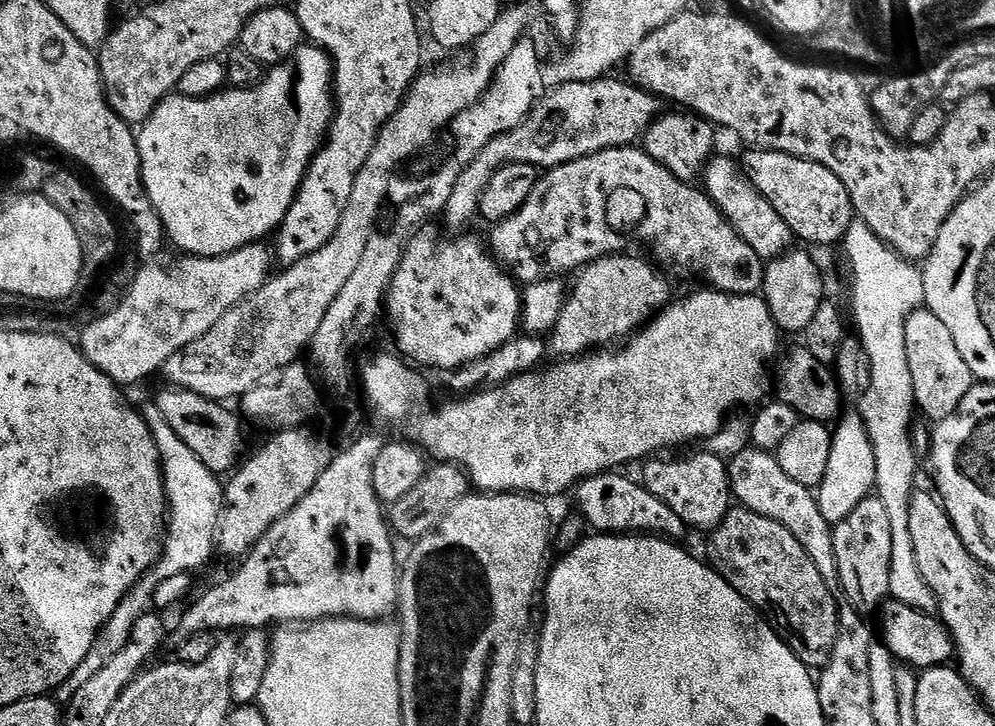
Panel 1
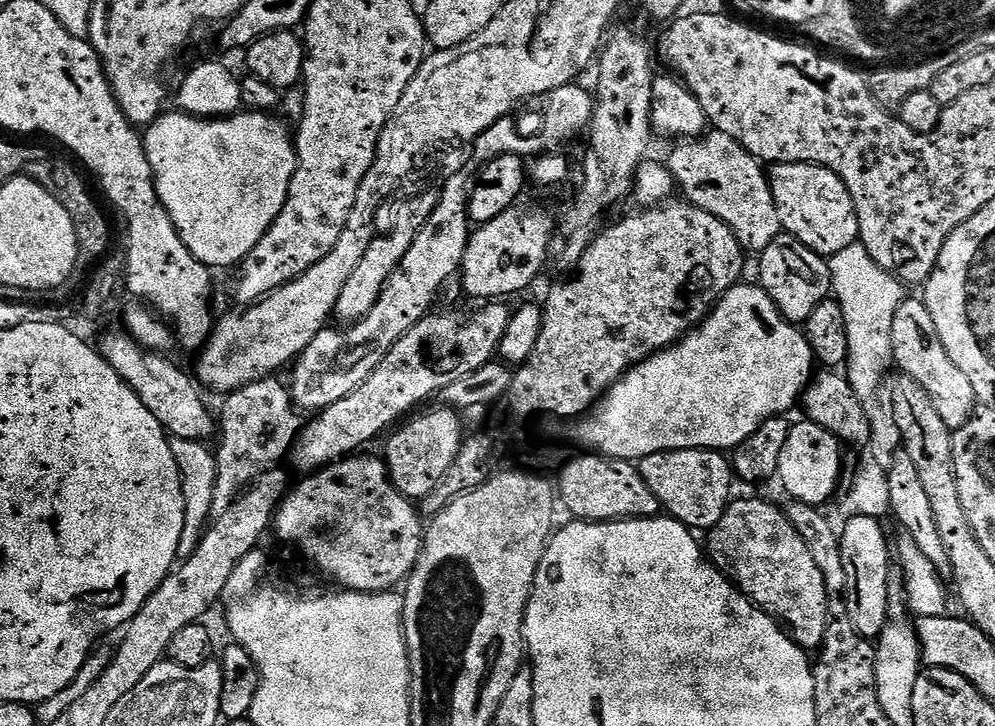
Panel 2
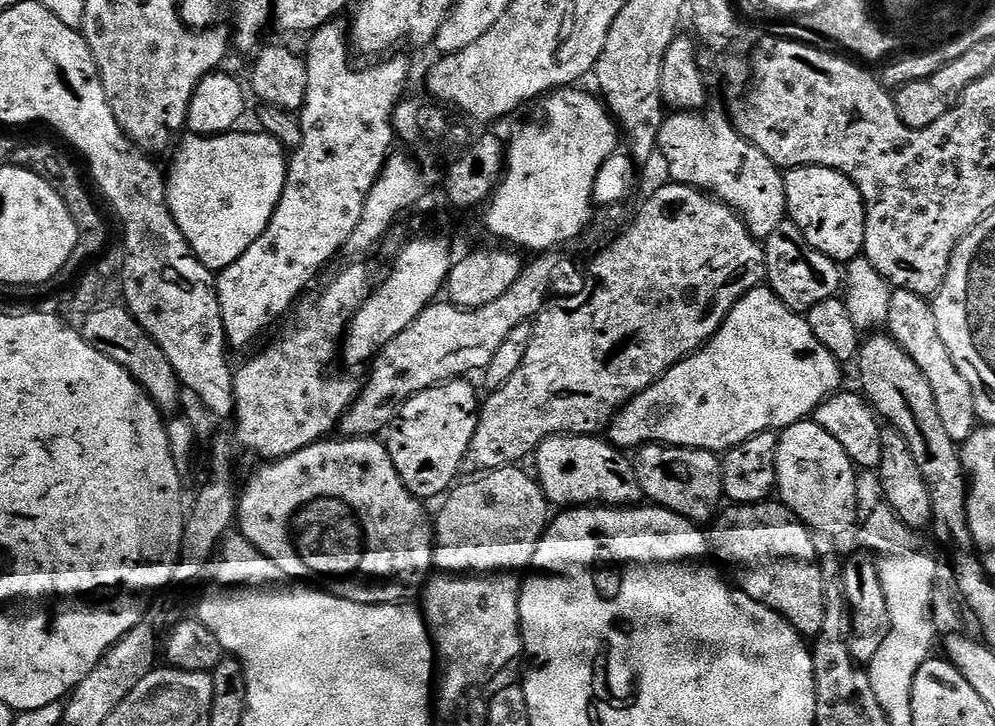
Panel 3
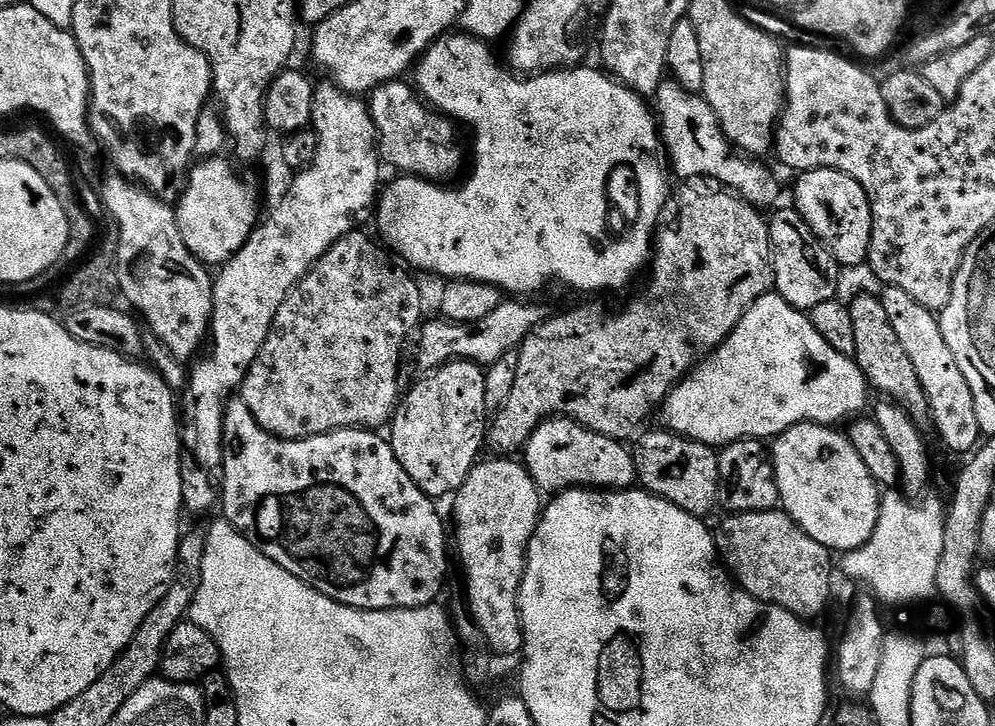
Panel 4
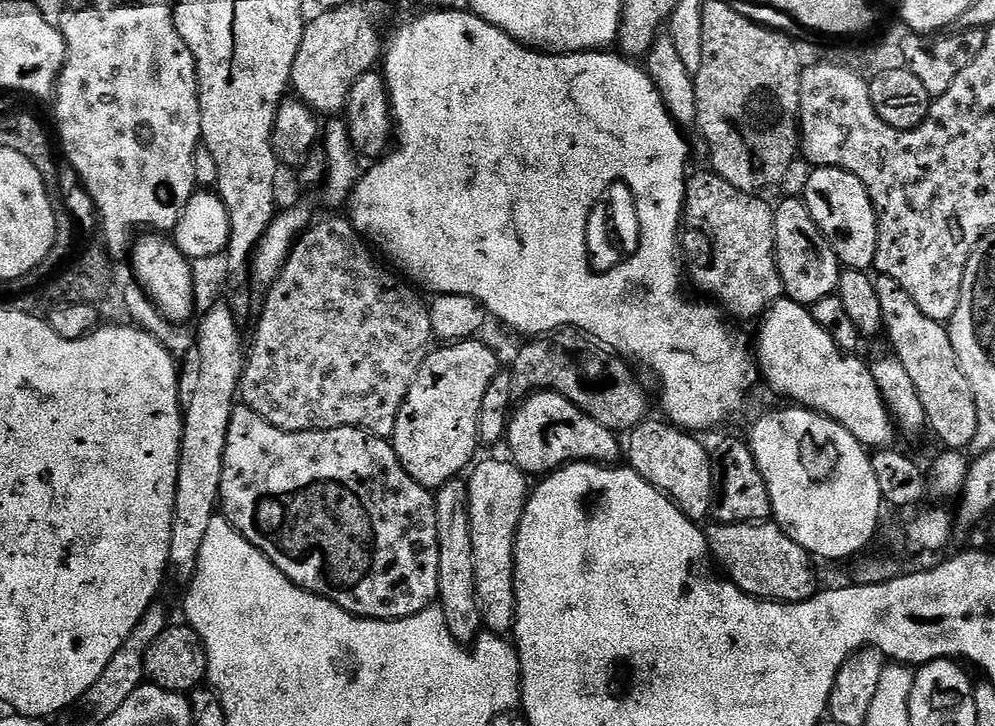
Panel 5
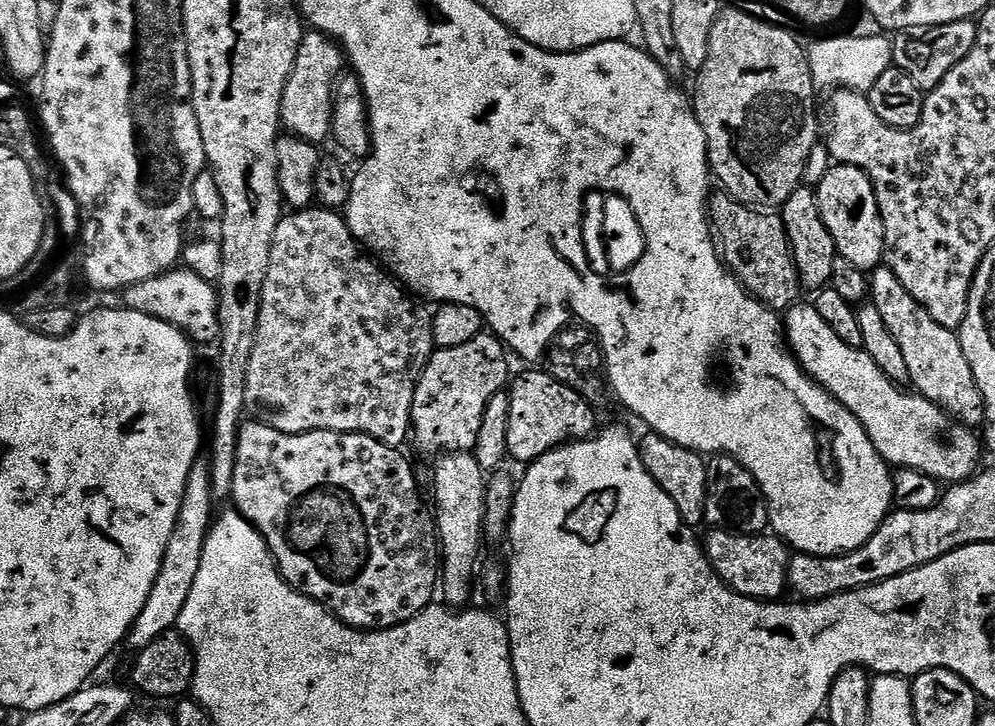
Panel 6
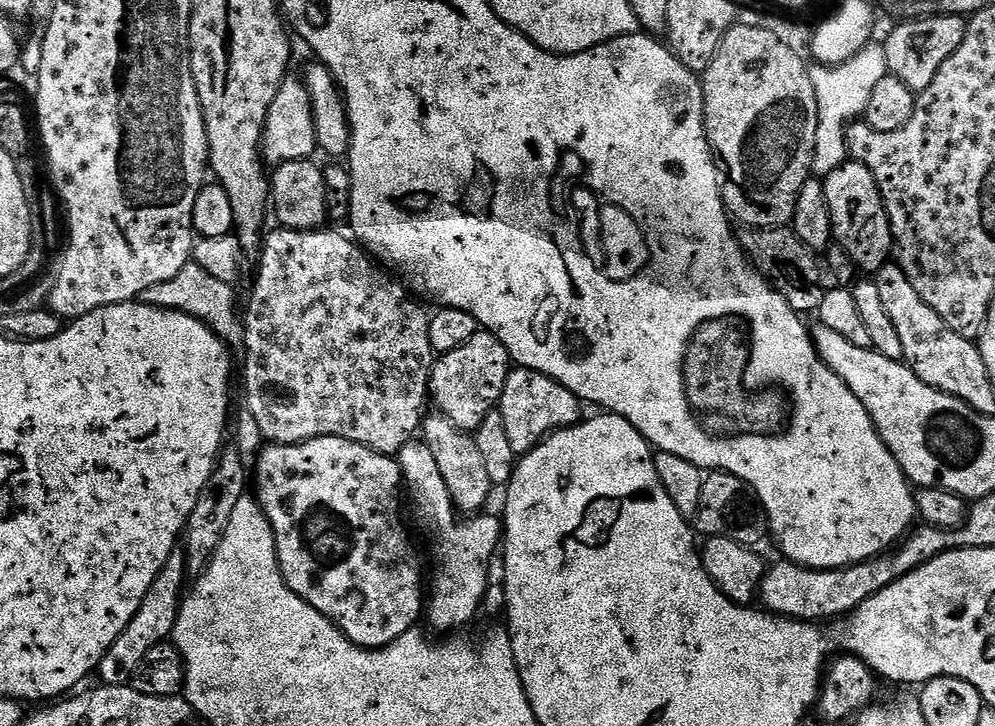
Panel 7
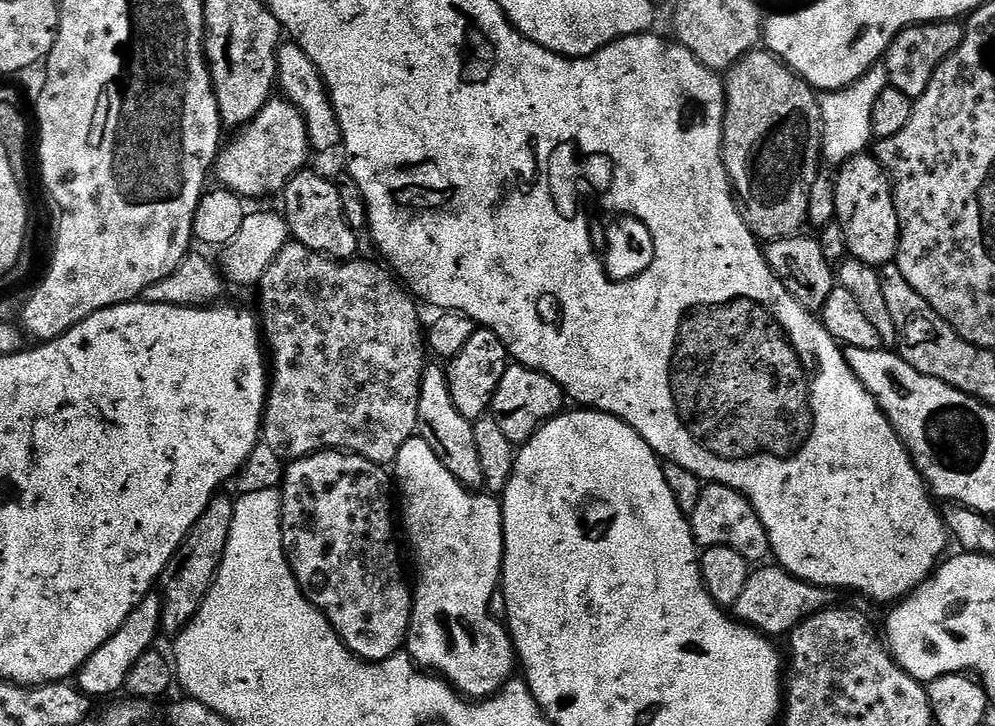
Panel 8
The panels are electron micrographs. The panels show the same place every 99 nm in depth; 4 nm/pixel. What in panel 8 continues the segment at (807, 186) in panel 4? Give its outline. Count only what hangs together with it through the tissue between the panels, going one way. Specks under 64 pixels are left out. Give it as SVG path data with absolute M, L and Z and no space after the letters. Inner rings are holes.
M875 155L855 156L839 165L835 173L836 218L845 234L847 255L877 270L893 263L900 251L900 223L892 197L892 184Z

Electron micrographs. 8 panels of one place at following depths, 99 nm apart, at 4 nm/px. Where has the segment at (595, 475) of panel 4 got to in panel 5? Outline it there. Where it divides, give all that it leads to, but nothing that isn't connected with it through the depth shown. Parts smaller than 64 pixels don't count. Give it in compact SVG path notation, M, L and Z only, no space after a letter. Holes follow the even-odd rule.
M541 390L527 397L524 405L513 411L508 421L506 445L512 453L510 459L529 477L543 478L568 464L615 465L622 456L622 440L602 422L594 422L577 404L560 392Z

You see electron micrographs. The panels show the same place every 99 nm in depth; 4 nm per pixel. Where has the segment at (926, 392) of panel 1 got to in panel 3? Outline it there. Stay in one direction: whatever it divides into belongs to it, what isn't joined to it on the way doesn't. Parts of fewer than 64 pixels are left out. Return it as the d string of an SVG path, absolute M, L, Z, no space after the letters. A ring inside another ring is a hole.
M895 289L890 298L886 331L898 342L898 346L902 346L902 350L906 350L906 354L910 354L910 358L914 358L918 370L926 374L926 382L930 382L930 390L934 390L934 402L938 402L938 414L942 417L944 429L958 446L963 445L978 427L974 390L970 390L970 382L966 382L958 366L954 366L954 358L950 358L946 342L942 342L942 334L938 334L938 322L931 303L910 290Z

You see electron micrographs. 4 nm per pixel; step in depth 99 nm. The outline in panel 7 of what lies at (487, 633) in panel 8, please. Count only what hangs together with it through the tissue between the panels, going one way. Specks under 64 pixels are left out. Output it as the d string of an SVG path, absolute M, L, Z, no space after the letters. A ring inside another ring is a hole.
M409 442L402 446L398 459L407 499L408 496L412 499L417 518L436 539L436 545L432 548L436 555L436 581L430 584L426 620L438 631L452 634L455 628L464 628L475 618L488 592L488 567L492 564L492 555L495 552L497 555L502 544L502 524L497 517L495 520L489 514L476 514L471 518L458 515L450 490L446 490L446 482L442 482L438 462L434 462L434 454L430 454L427 444Z

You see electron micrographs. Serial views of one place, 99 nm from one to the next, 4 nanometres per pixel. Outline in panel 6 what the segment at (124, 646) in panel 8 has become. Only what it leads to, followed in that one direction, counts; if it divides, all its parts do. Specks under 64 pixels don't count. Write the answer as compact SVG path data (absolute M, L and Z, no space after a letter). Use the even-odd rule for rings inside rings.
M204 458L197 460L186 482L186 494L182 498L182 510L178 510L178 522L174 522L174 534L170 534L170 542L166 542L166 554L162 554L158 578L154 578L154 590L150 590L150 598L146 598L142 614L138 614L134 626L127 634L126 648L129 648L129 653L140 652L146 646L150 646L150 642L173 631L182 614L182 606L186 606L186 598L190 598L194 578L198 578L198 570L202 566L202 550L206 546L208 531L214 523L211 477L209 461Z

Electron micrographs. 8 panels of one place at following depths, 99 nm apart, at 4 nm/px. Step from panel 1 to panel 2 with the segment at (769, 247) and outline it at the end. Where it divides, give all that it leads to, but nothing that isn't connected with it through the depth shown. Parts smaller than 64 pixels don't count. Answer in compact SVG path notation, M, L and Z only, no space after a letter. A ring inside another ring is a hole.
M712 130L699 138L689 138L679 141L676 148L666 159L666 167L672 172L672 178L677 189L682 191L683 199L688 203L714 214L738 238L738 242L743 246L745 253L759 254L774 242L774 238L781 235L780 219L778 218L778 206L774 206L774 194L768 185L768 172L765 165L754 159L734 138L726 134Z

